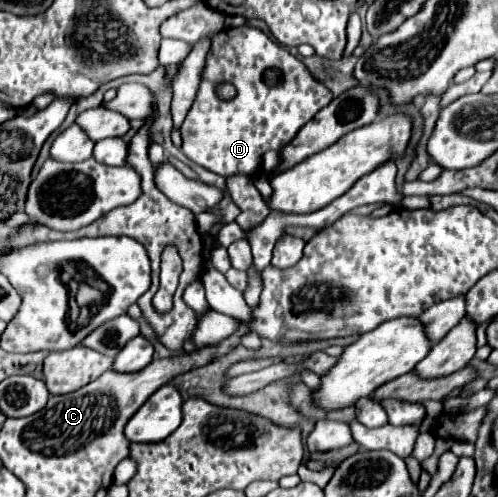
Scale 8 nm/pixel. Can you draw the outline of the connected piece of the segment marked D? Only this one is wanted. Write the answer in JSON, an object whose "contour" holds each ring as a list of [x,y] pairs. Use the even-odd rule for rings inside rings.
{"contour":[[[227,28],[211,38],[195,102],[181,126],[183,154],[191,162],[221,176],[253,176],[267,150],[279,150],[287,144],[301,126],[321,108],[329,106],[331,100],[331,90],[319,84],[299,58],[289,54],[287,48],[275,44],[275,40],[259,28]],[[265,68],[279,68],[283,72],[281,86],[263,84],[261,74]],[[221,84],[235,86],[235,98],[219,98],[215,88]]]}

